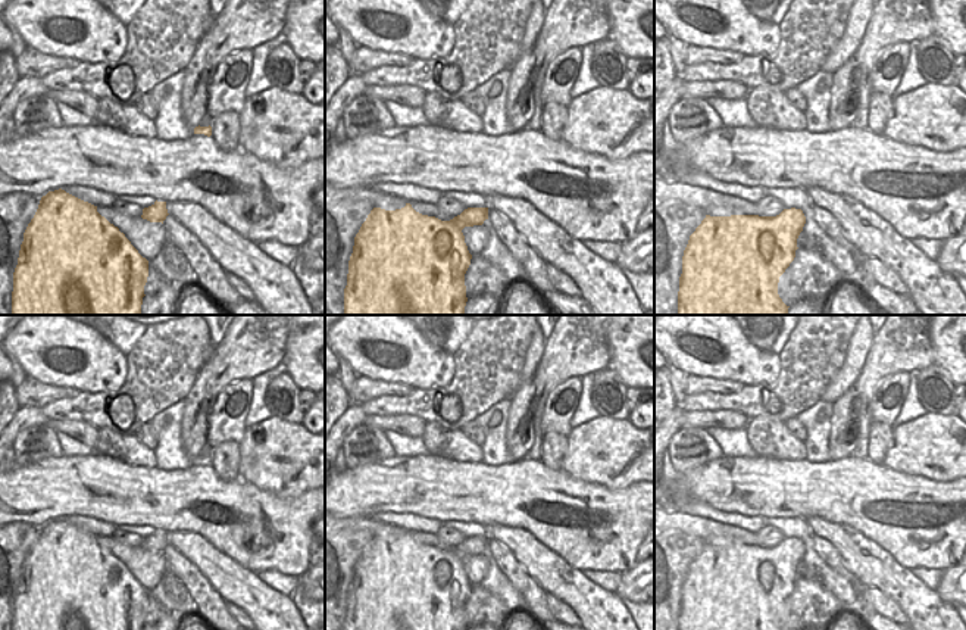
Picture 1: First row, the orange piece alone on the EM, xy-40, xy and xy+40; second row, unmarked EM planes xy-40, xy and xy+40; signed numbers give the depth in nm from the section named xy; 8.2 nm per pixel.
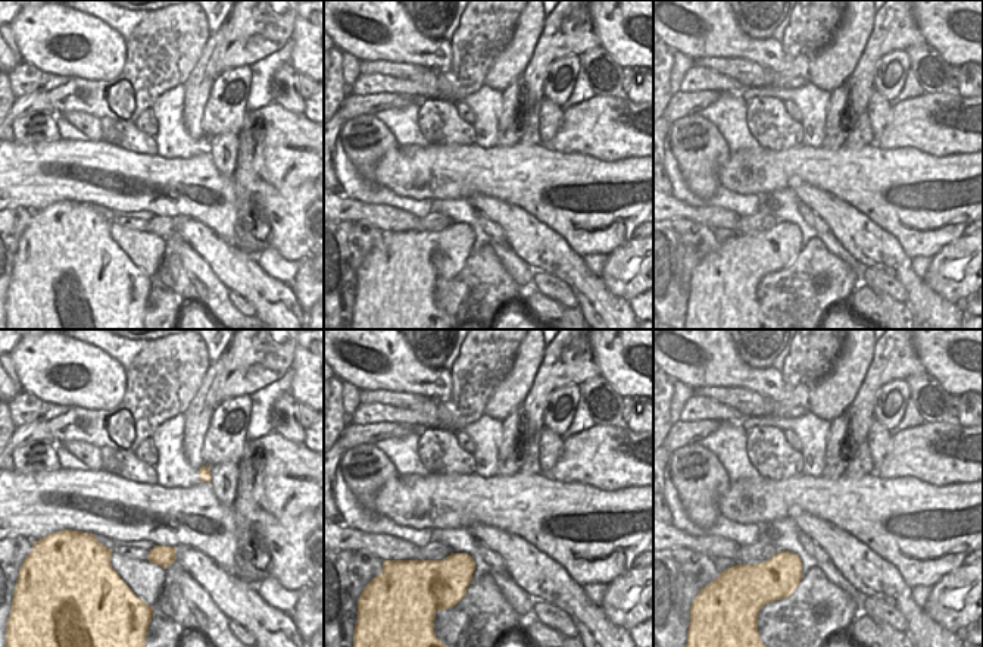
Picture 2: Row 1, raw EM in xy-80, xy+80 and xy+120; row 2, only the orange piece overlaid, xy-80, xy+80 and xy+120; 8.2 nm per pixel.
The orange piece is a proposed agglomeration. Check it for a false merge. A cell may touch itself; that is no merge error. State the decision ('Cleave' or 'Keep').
Keep.

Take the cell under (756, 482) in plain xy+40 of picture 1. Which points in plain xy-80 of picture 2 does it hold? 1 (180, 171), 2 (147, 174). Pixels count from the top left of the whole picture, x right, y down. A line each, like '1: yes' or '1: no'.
1: yes
2: yes

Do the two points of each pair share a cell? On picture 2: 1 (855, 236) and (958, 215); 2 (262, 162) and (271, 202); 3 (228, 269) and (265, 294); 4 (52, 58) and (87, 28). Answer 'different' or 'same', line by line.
1: different
2: different
3: same
4: same

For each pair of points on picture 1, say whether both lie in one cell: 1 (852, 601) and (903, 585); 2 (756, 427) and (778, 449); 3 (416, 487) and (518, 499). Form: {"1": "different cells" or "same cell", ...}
{"1": "different cells", "2": "same cell", "3": "same cell"}

